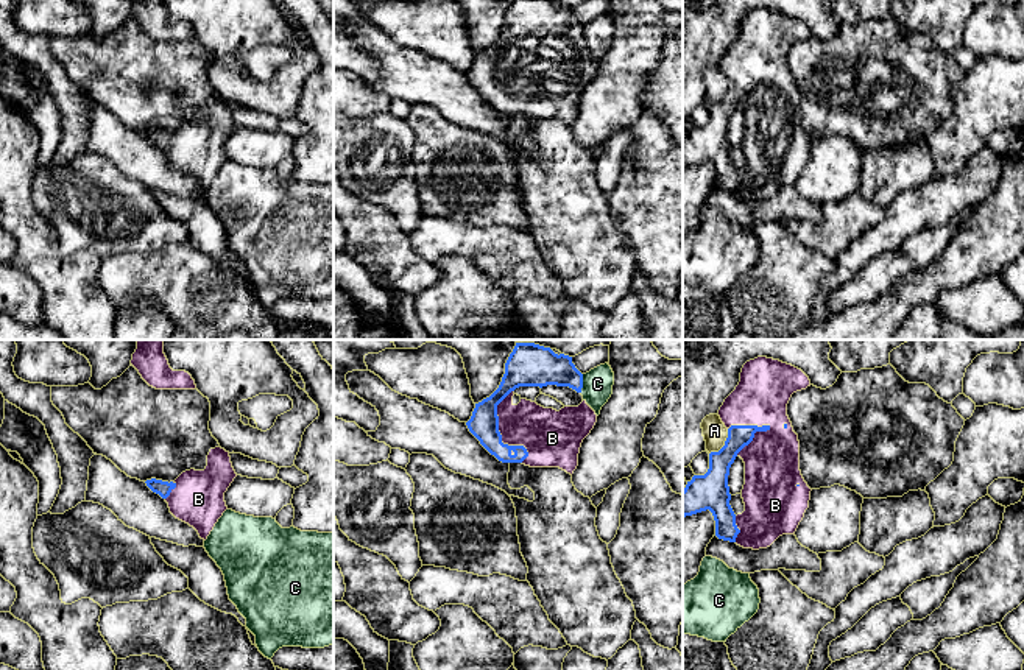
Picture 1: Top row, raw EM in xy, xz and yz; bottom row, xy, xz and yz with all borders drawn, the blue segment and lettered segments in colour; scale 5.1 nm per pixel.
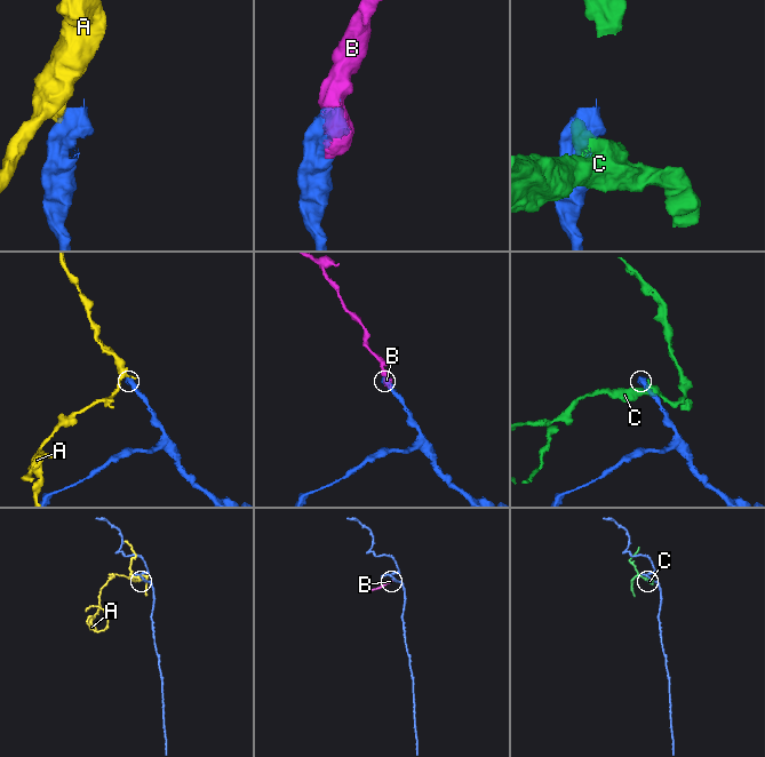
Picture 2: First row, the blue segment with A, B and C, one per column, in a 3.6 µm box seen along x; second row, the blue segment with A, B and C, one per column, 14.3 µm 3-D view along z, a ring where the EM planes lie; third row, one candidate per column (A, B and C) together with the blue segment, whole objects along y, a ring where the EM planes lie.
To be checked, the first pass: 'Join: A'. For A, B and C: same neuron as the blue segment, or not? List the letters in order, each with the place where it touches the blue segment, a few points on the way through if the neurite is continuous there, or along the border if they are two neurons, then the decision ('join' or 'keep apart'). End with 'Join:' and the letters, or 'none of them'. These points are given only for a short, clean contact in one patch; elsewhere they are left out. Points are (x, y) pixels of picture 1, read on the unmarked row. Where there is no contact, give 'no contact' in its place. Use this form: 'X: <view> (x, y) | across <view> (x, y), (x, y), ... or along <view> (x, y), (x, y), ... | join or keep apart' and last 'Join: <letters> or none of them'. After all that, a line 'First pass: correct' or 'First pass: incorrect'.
A: yz (725, 95) | along yz (728, 80), (725, 94), (709, 105) | keep apart
B: xz (499, 84) | join
C: xz (582, 35) | keep apart
Join: B
First pass: incorrect

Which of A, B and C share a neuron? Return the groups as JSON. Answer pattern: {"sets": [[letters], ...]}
{"sets": [["A"], ["B"], ["C"]]}

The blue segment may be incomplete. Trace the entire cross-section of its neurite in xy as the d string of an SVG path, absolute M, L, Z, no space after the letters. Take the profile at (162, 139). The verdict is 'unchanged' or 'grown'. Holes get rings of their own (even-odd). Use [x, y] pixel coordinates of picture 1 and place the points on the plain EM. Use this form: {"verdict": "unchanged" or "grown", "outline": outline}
{"verdict": "grown", "outline": "M210 100L204 122L185 122L175 132L147 131L147 137L159 145L170 164L193 178L201 190L207 190L218 170L228 160L224 143L237 128L229 103Z"}

